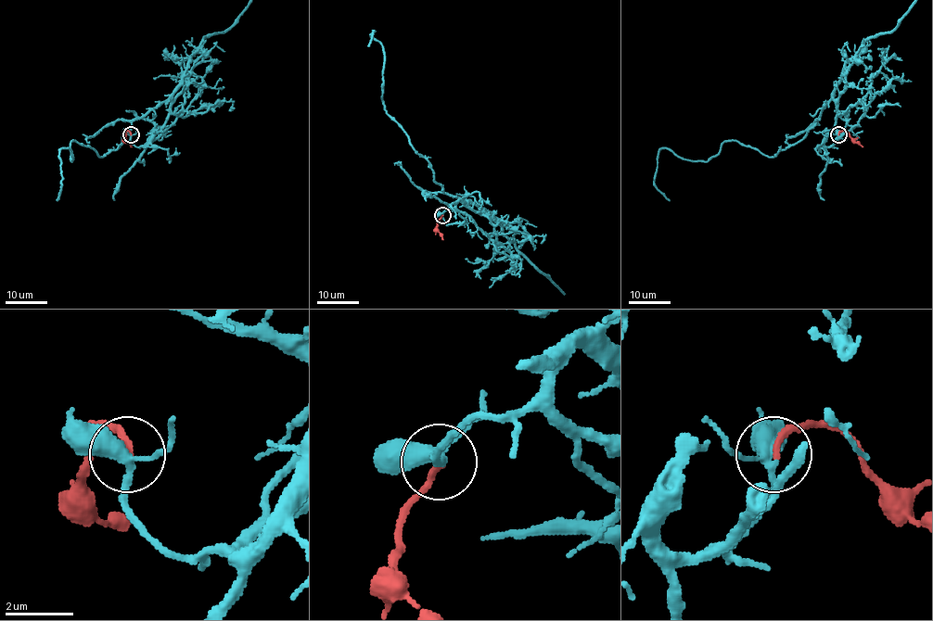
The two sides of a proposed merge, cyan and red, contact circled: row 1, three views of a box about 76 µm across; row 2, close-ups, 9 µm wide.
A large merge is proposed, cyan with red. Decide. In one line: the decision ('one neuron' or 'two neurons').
one neuron

